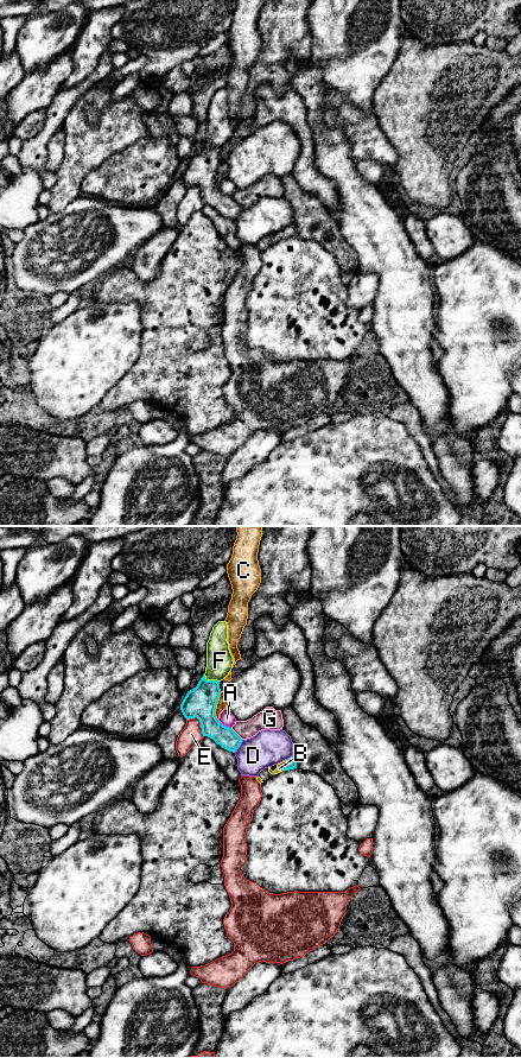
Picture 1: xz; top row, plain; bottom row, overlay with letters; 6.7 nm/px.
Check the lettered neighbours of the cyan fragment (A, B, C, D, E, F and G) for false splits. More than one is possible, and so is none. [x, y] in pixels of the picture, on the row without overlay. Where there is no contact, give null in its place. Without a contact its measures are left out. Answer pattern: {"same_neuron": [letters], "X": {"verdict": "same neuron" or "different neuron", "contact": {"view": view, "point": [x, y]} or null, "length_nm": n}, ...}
{"same_neuron": ["B"], "A": {"verdict": "different neuron", "contact": {"view": "xz", "point": [224, 194]}, "length_nm": 110}, "B": {"verdict": "same neuron", "contact": {"view": "xz", "point": [285, 233]}, "length_nm": 80}, "C": {"verdict": "different neuron", "contact": {"view": "xz", "point": [215, 173]}, "length_nm": 200}, "D": {"verdict": "different neuron", "contact": {"view": "xz", "point": [239, 214]}, "length_nm": 110}, "E": {"verdict": "different neuron", "contact": {"view": "xz", "point": [199, 189]}, "length_nm": 170}, "F": {"verdict": "different neuron", "contact": {"view": "xz", "point": [210, 149]}, "length_nm": 120}, "G": {"verdict": "different neuron", "contact": {"view": "xz", "point": [235, 201]}, "length_nm": 120}}

